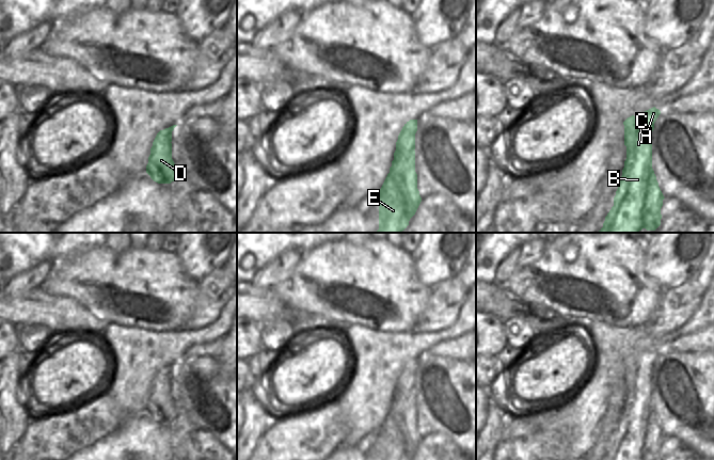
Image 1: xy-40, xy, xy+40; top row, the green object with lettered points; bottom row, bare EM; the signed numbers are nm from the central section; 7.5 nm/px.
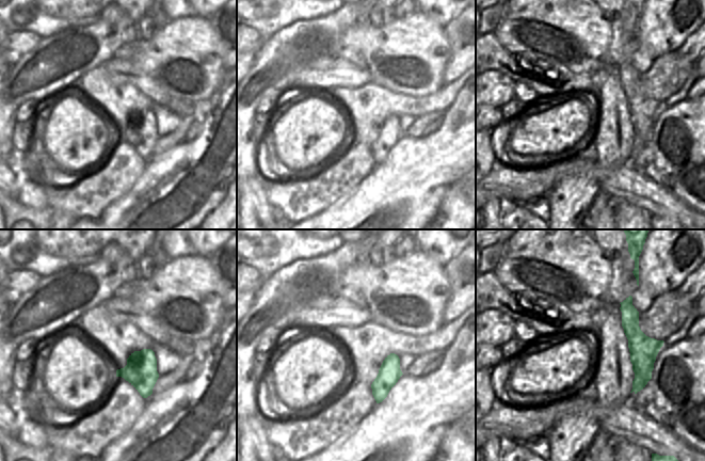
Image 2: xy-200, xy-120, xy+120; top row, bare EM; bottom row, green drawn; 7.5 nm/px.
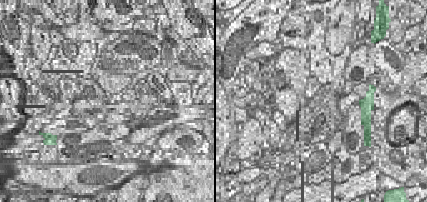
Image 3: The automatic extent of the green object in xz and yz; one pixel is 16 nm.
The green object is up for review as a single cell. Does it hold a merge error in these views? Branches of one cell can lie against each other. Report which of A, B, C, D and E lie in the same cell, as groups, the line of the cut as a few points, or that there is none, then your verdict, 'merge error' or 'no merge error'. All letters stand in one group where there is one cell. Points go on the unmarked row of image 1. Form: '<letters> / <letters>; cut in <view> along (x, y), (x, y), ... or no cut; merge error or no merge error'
A B C E / D; cut in xy+40 along (652, 408), (648, 417), (643, 459); merge error

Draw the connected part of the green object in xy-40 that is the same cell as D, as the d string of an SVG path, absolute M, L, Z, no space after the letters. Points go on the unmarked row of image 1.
M164 368L157 372L153 381L146 412L158 423L171 423L177 416L170 372Z

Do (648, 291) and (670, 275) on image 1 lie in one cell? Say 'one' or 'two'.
two

